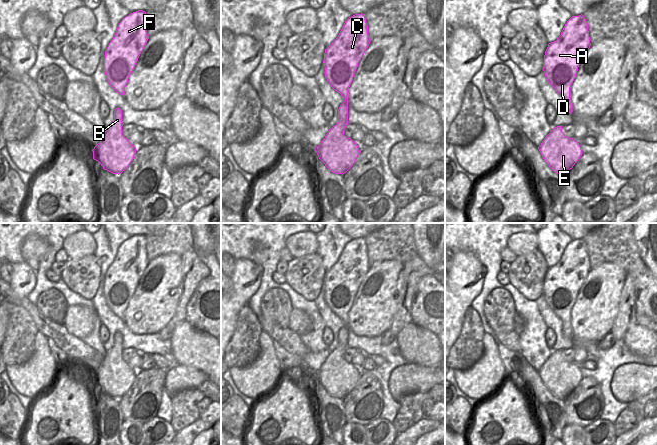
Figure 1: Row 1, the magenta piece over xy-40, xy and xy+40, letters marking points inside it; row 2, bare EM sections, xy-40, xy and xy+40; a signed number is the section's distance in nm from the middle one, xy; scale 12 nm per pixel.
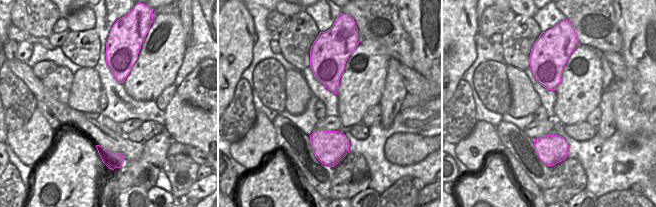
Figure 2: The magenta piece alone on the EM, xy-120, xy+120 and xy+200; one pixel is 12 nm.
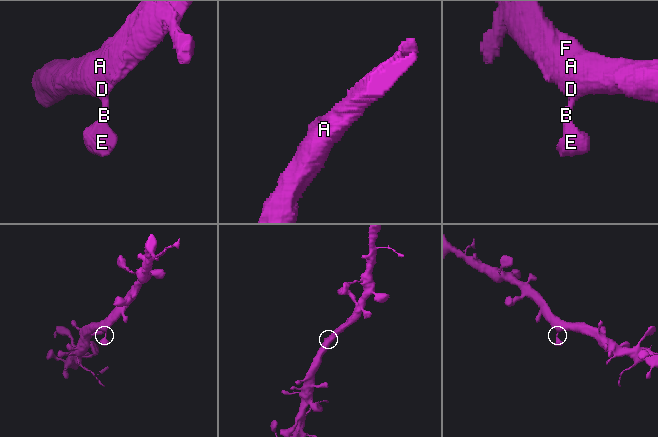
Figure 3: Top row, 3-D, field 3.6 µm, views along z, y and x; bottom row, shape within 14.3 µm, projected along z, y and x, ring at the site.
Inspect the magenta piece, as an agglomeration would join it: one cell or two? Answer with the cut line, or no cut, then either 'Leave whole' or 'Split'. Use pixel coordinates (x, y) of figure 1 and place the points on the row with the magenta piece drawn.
No split. Leave whole.

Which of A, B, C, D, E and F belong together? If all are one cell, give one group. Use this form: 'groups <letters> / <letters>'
groups A B C D E F

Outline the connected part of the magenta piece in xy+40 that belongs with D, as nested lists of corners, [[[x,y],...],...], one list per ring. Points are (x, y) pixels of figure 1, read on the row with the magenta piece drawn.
[[[581,14],[567,21],[561,35],[549,43],[545,51],[542,70],[549,84],[562,97],[565,114],[572,113],[570,87],[590,46],[588,23]]]

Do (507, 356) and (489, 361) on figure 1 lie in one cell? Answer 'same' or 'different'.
different

